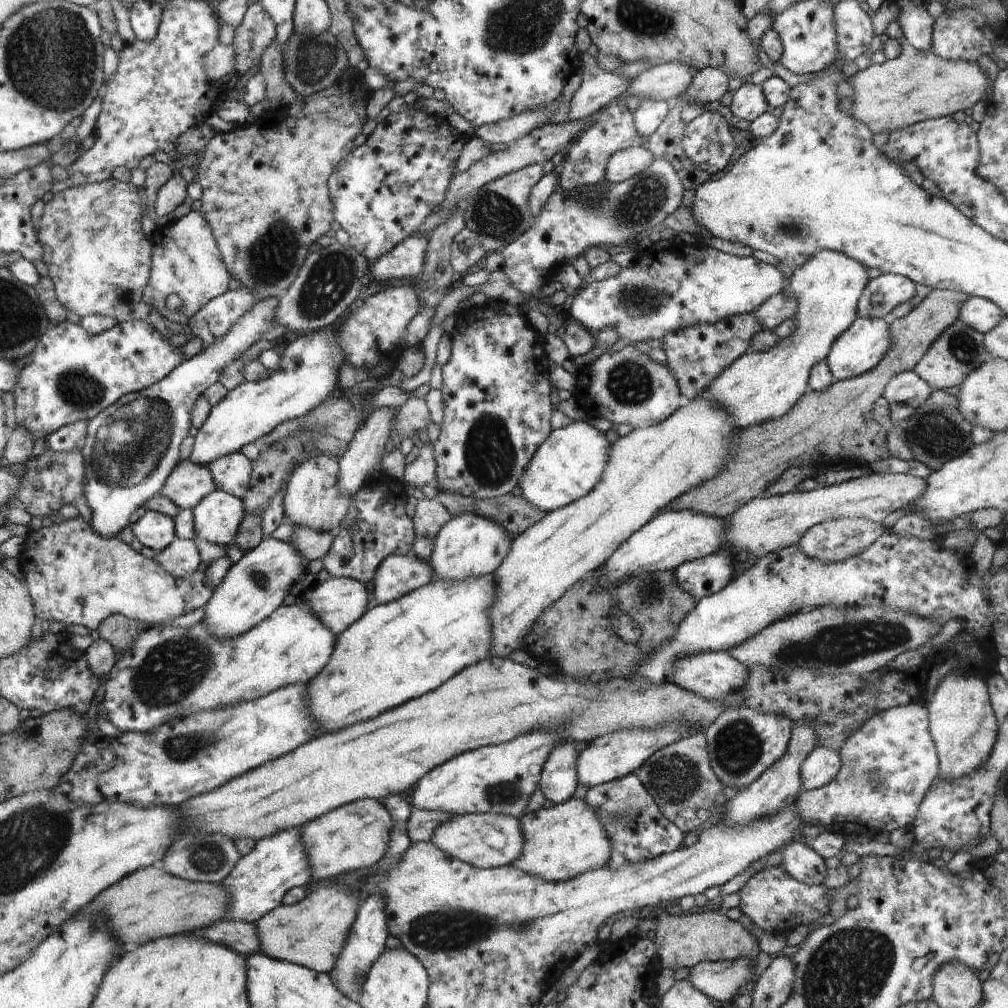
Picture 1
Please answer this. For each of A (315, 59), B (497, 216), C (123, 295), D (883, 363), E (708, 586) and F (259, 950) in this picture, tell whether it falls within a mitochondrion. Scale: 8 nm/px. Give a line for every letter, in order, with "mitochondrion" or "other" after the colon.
A: mitochondrion
B: mitochondrion
C: mitochondrion
D: other
E: other
F: other

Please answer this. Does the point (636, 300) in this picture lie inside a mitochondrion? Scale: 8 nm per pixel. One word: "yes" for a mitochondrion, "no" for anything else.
yes

